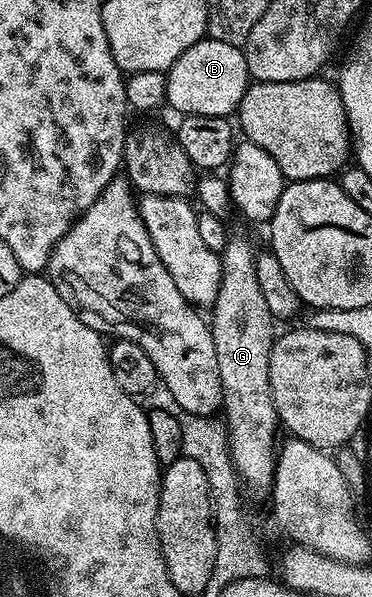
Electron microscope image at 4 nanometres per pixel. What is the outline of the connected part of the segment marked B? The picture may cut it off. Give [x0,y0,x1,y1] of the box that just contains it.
[166,37,250,116]

